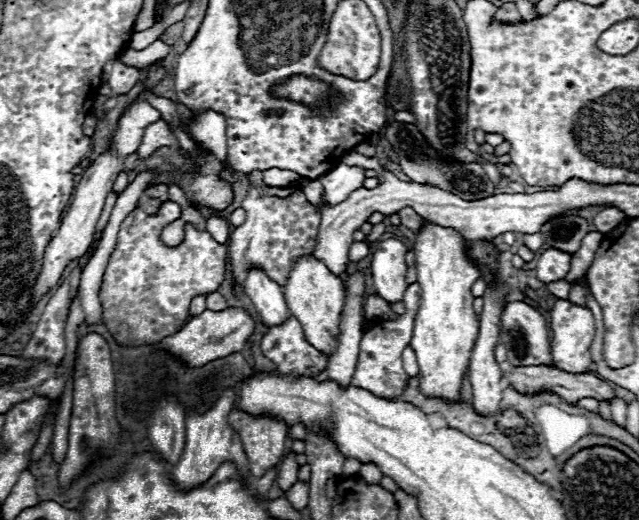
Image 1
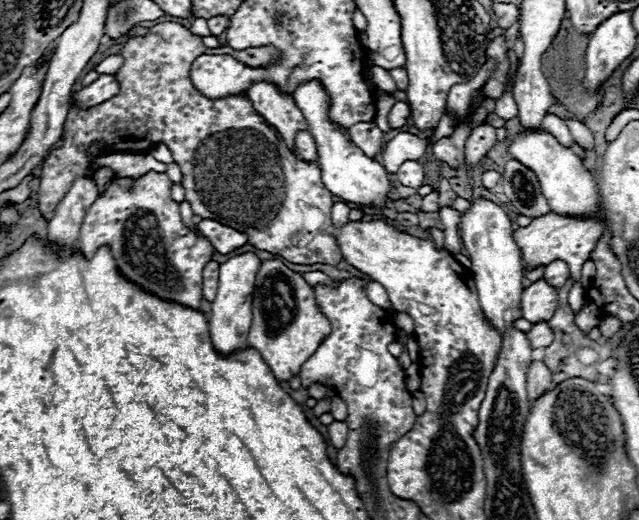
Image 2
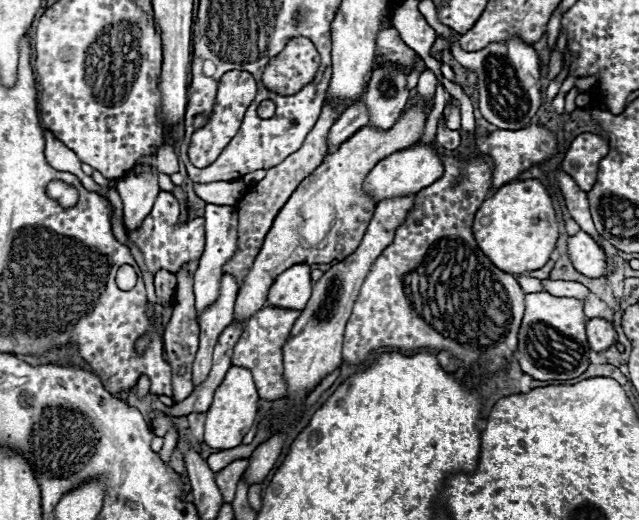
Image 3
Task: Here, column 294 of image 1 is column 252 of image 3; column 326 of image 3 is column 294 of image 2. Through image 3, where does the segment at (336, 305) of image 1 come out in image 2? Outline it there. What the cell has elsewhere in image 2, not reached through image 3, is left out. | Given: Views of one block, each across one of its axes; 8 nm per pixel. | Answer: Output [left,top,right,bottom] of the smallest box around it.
[38,22,342,266]

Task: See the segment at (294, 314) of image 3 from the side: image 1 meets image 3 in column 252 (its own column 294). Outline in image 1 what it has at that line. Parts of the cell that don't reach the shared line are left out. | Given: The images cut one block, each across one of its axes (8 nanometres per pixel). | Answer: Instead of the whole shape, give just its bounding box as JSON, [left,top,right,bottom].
[262,314,324,376]

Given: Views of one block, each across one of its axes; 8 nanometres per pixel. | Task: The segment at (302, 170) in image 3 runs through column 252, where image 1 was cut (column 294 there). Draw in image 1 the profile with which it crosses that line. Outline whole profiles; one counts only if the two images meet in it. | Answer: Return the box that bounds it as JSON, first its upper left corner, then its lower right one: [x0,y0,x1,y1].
[228,170,320,286]

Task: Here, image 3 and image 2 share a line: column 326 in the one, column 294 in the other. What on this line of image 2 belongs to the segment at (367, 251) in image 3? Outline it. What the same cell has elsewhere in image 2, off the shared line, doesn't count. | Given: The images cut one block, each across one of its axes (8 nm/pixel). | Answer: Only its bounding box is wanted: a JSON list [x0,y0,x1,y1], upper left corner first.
[248,258,330,382]

